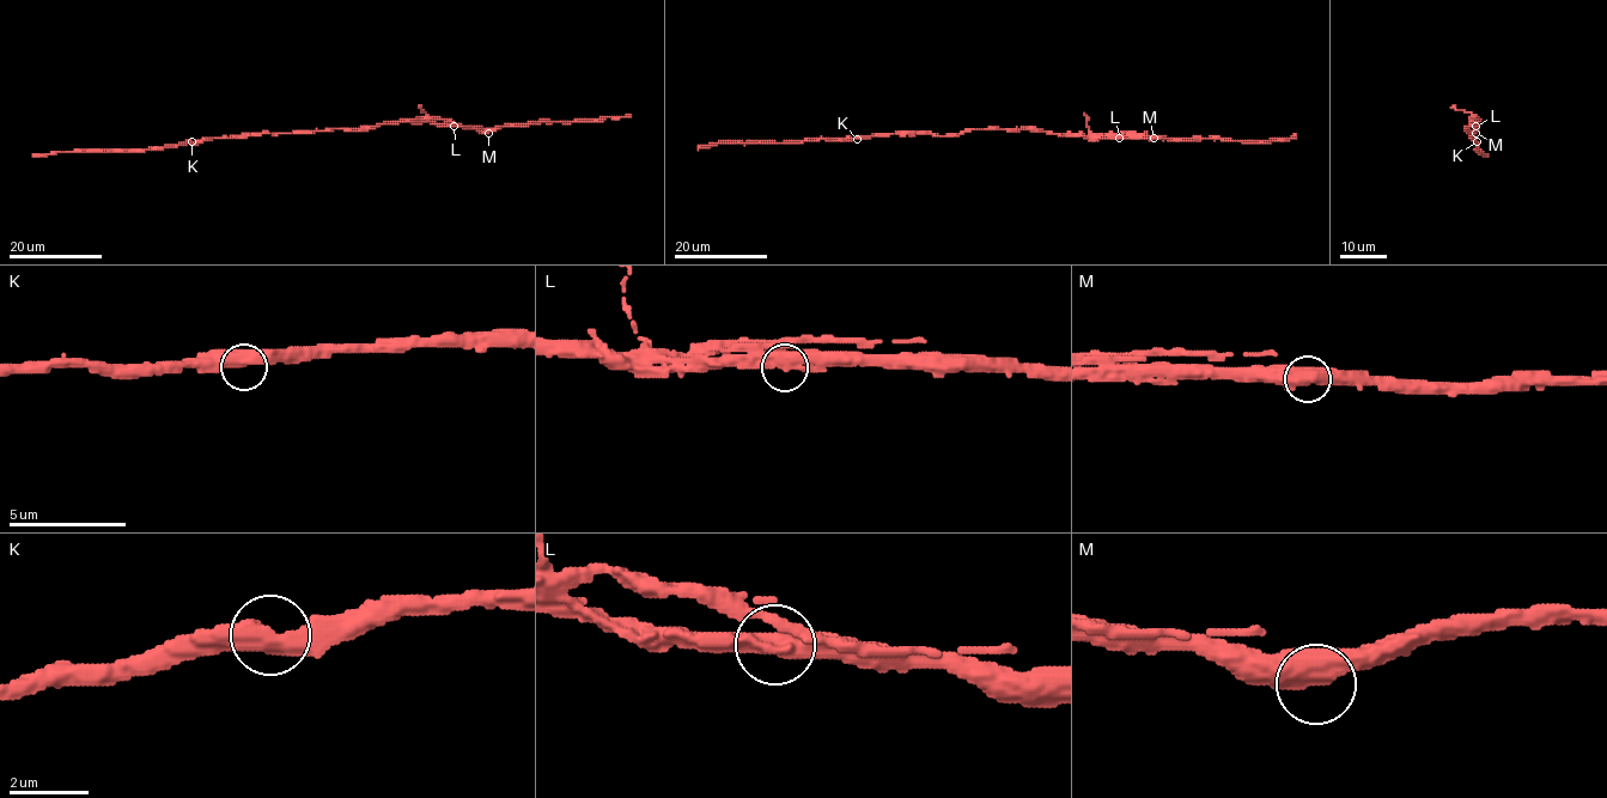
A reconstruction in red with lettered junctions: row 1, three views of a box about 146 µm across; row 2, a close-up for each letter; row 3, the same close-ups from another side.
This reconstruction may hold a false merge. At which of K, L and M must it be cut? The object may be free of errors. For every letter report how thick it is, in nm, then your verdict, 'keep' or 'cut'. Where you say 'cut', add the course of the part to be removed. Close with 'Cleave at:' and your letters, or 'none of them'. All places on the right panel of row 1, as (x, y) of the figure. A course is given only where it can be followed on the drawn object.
K: 460 nm thick; keep
L: 460 nm thick; cut; foreign part runs (1475, 126), (1468, 111), (1452, 107)
M: 480 nm thick; keep
Cleave at: L

